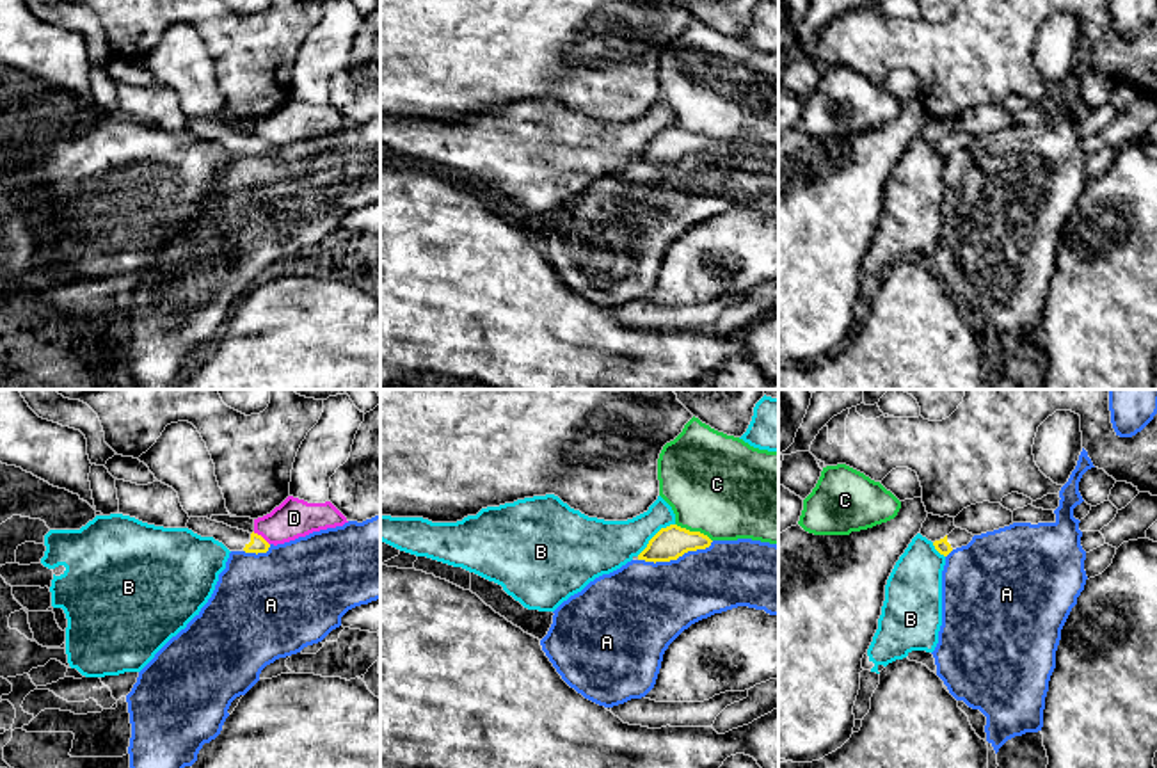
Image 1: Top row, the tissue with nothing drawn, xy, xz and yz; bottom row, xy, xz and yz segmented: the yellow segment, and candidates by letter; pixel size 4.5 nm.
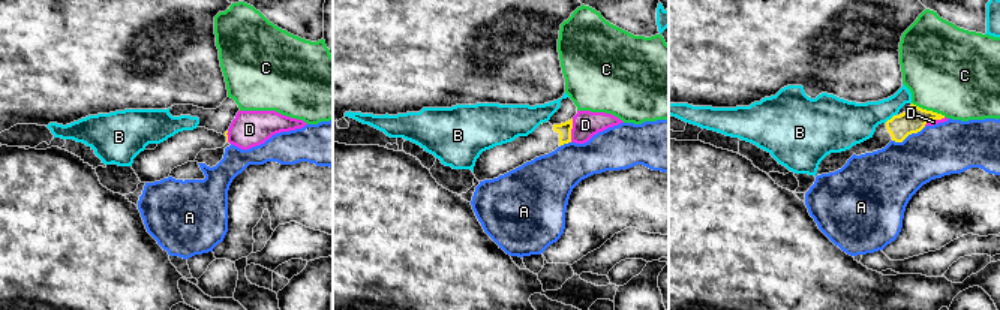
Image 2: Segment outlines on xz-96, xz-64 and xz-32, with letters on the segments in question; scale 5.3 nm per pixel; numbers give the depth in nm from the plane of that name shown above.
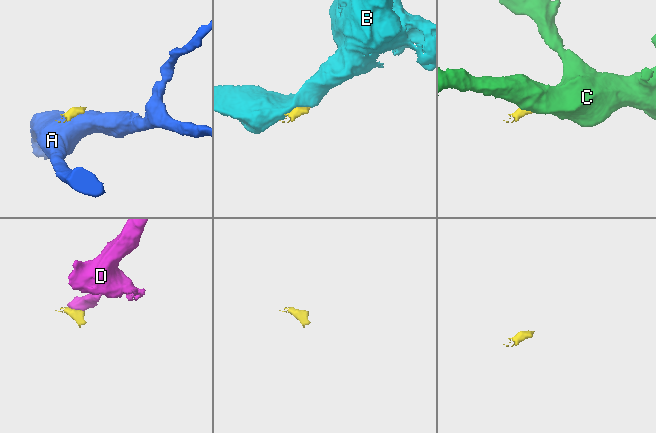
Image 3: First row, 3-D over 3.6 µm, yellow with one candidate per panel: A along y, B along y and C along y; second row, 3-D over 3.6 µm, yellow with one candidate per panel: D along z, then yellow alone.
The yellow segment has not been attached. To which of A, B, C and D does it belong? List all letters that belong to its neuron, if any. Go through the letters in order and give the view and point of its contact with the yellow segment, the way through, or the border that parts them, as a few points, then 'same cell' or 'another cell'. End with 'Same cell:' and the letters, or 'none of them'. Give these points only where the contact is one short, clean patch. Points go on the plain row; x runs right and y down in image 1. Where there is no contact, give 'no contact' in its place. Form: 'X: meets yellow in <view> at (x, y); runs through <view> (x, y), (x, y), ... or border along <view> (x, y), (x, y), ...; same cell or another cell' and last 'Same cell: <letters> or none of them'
A: meets yellow in xz at (676, 160); another cell
B: meets yellow in xz at (654, 137); another cell
C: meets yellow in xz at (694, 134); border along xz (676, 125), (699, 132), (711, 143); another cell
D: meets yellow in xy at (262, 139); border along xy (253, 134), (269, 146); another cell
Same cell: none of them

